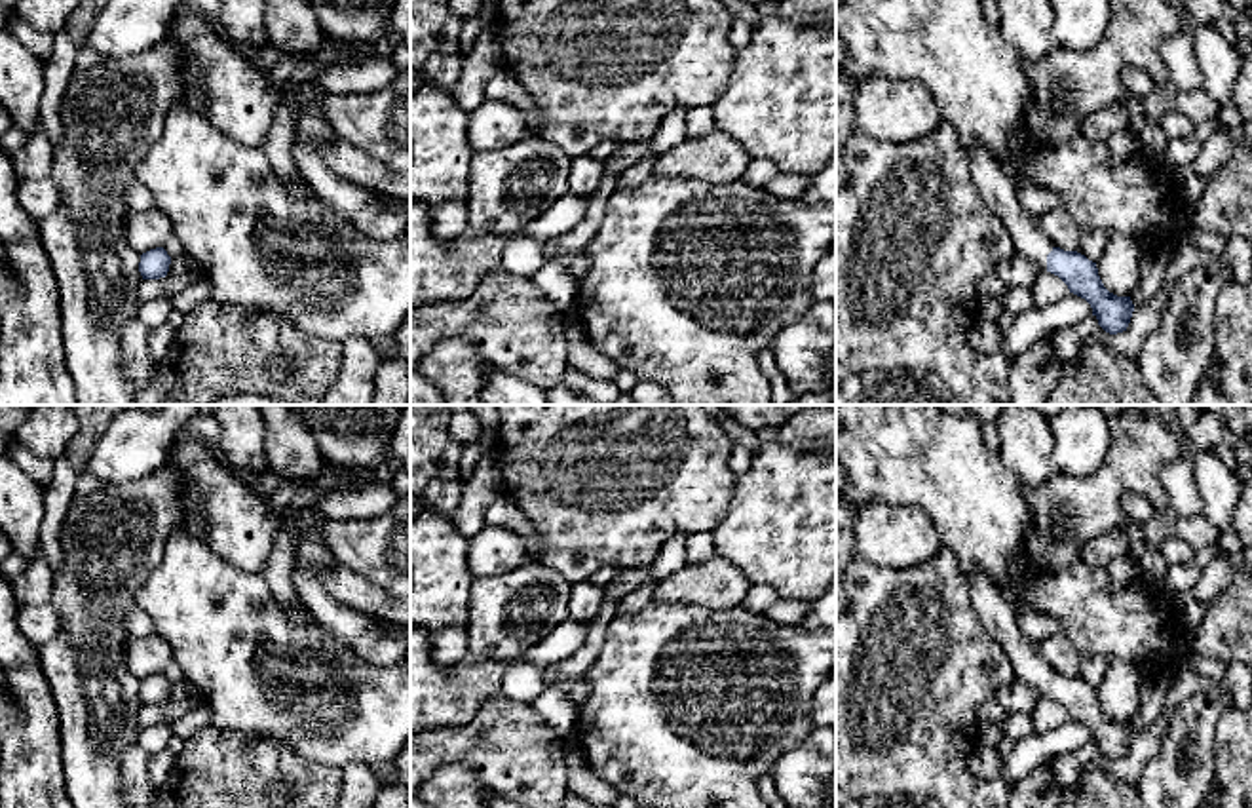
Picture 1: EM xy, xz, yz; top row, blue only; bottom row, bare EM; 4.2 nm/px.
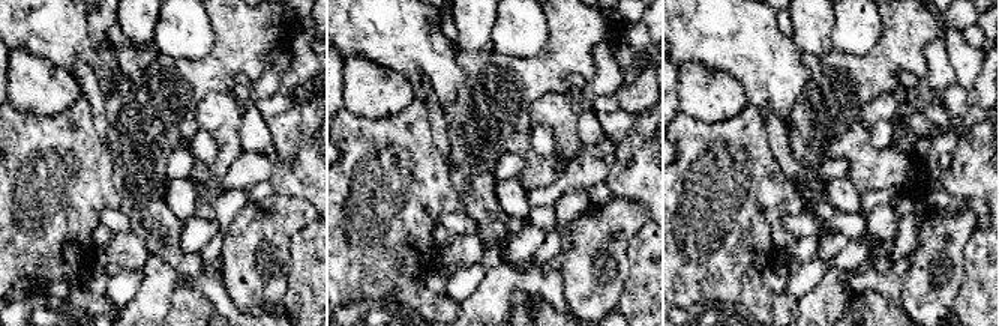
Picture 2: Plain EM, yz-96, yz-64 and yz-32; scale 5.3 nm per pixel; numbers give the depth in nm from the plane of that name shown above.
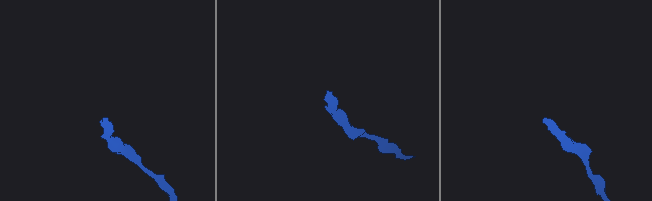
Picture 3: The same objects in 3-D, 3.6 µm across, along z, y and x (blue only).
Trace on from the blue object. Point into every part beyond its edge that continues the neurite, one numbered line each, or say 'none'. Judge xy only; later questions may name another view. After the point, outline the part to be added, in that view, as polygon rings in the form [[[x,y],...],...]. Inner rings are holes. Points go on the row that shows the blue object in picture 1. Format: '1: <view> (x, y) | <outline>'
none

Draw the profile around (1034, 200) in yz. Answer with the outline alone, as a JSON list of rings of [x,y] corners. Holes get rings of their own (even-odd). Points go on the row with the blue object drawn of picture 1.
[[[1030,183],[1016,188],[1016,200],[1020,209],[1035,219],[1051,209],[1062,207],[1060,194]]]

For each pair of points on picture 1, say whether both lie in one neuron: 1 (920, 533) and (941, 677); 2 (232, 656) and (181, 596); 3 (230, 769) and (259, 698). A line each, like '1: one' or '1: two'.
1: two
2: one
3: two

